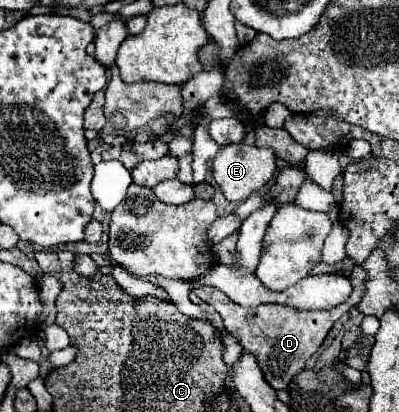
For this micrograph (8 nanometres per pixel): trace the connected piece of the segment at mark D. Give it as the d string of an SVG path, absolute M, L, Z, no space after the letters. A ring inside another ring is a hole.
M356 265L354 273L352 273L352 285L354 285L352 295L342 305L332 307L330 311L310 311L310 313L296 311L296 309L282 307L282 305L258 305L254 309L244 309L244 307L232 303L220 289L214 289L214 287L200 287L200 289L194 289L194 293L204 303L210 303L220 313L224 327L228 329L228 333L232 337L238 339L238 343L242 345L242 351L256 357L258 367L264 373L264 379L274 389L288 389L294 375L304 369L306 361L324 343L332 325L344 313L348 313L352 307L356 307L360 303L362 293L364 293L364 281L366 281L366 273L362 267Z

